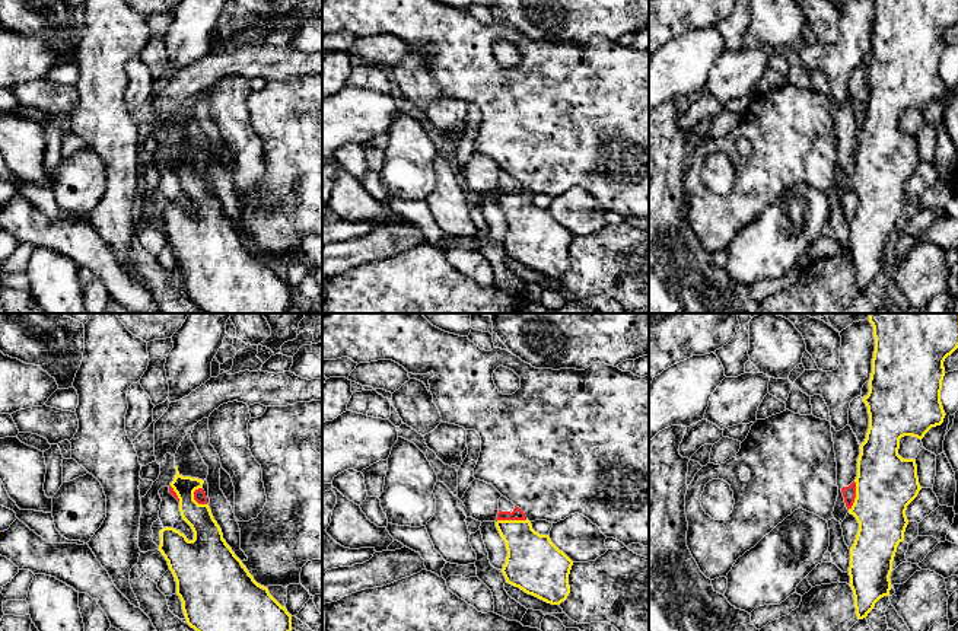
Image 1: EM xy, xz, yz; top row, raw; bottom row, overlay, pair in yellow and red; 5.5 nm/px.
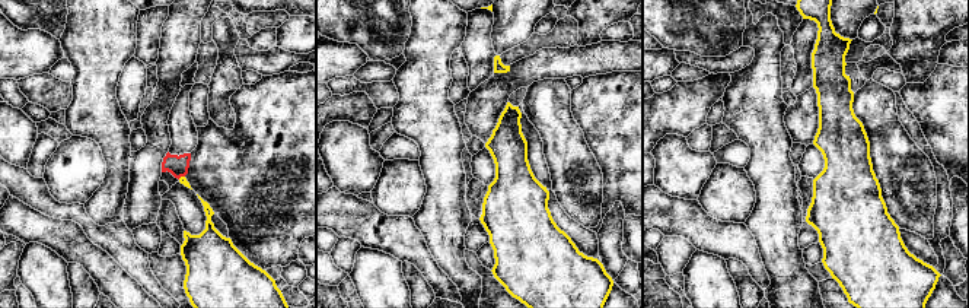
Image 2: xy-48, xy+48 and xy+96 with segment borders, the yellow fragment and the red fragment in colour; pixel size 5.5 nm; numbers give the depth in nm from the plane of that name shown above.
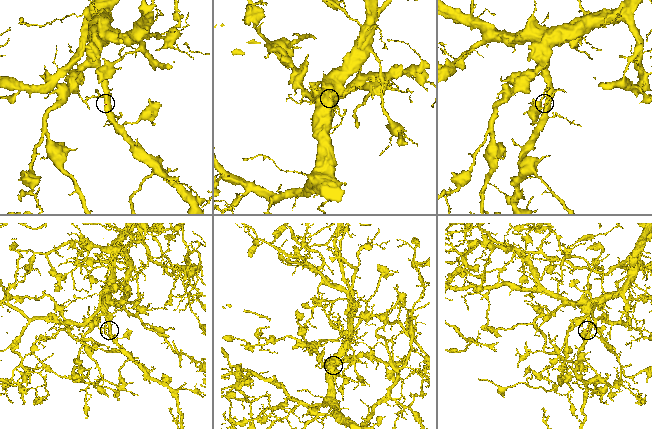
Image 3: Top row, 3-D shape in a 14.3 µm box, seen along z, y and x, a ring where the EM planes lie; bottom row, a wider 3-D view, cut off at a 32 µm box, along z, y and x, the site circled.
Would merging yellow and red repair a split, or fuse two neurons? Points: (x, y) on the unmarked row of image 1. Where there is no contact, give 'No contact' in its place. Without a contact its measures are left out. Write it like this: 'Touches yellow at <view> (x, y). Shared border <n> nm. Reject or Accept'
Touches yellow at xz (511, 194). Shared border 180 nm. Reject

